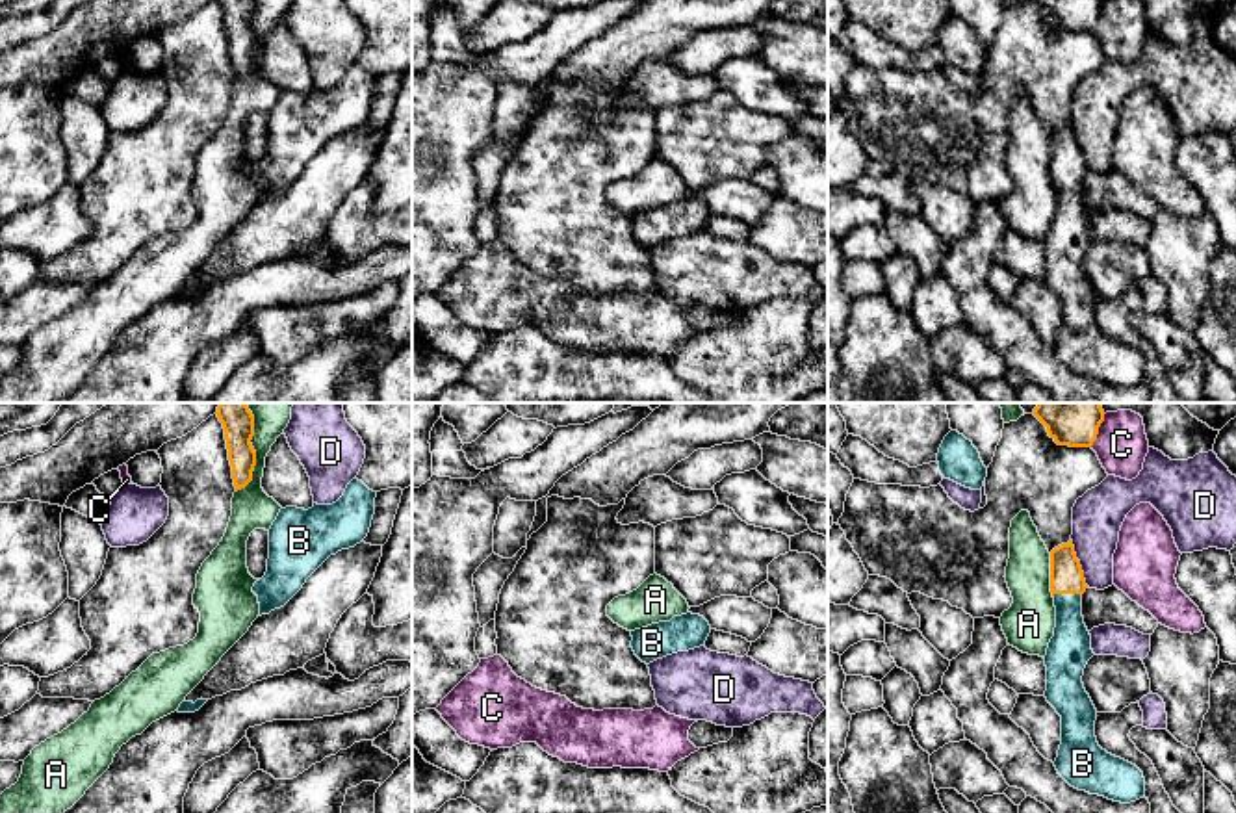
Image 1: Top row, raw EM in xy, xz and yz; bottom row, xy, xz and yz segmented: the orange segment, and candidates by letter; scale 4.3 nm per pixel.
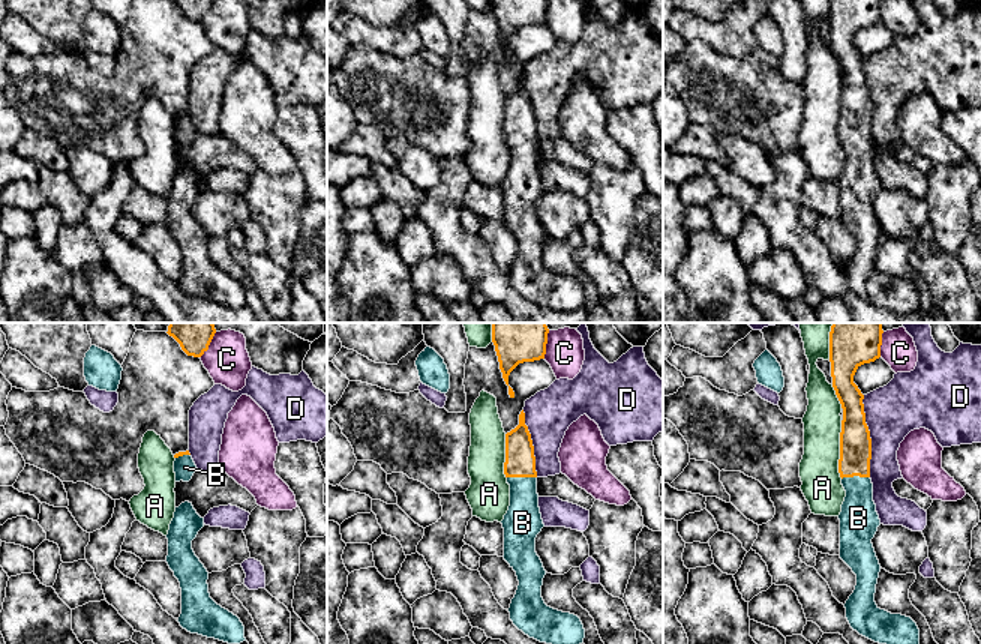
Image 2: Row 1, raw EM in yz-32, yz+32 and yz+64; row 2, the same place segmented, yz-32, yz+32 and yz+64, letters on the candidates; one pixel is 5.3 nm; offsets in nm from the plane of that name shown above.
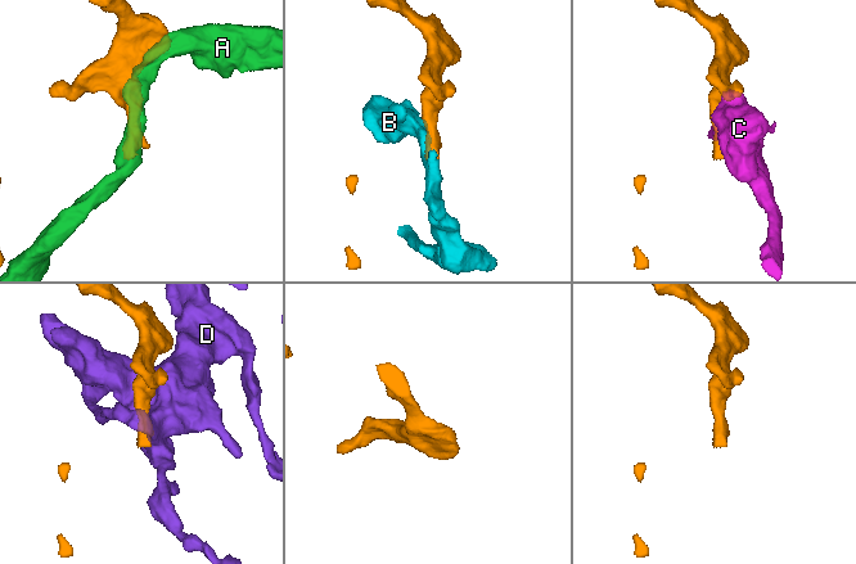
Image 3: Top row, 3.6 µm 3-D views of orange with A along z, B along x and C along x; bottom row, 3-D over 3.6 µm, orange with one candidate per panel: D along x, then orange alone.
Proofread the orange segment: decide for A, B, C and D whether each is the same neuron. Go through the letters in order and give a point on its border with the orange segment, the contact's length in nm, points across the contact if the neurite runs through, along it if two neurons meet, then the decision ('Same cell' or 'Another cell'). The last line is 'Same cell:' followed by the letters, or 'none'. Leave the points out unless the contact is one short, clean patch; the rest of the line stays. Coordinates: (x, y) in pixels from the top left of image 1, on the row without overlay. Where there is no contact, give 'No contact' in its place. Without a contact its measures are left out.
A: Touches orange at xy (255, 39). Shared border 340 nm. Another cell
B: Touches orange at yz (1066, 177). Shared border 130 nm. Path across: yz (1066, 158), (1066, 177), (1069, 234). Same cell
C: Touches orange at yz (1097, 15). Shared border 150 nm. Another cell
D: Touches orange at yz (1079, 147). Shared border 220 nm. Another cell
Same cell: B

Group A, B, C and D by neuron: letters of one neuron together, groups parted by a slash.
A / B / C / D

